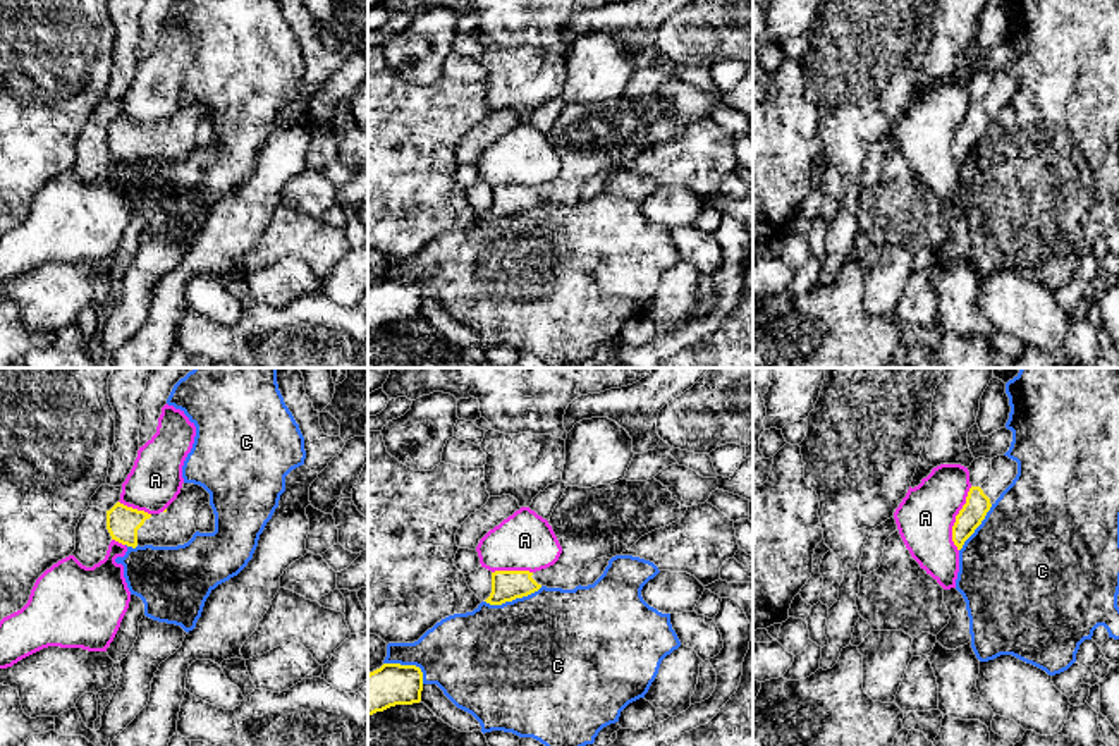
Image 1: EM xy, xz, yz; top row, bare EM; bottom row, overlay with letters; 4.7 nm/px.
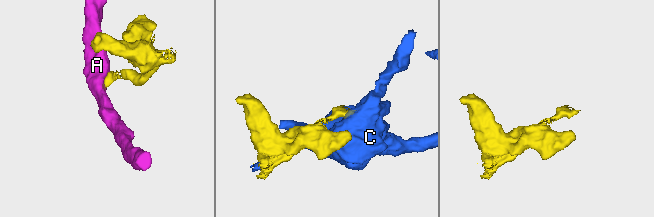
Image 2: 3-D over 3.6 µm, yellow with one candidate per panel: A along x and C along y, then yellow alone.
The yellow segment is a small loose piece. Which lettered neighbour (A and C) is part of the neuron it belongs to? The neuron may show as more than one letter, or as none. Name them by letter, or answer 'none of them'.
none of them

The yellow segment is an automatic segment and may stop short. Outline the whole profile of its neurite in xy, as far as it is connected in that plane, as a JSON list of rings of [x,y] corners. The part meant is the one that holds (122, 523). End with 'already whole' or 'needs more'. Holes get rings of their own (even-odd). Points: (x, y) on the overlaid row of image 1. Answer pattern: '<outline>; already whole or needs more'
[[[184,483],[177,498],[160,514],[117,502],[107,511],[107,529],[112,540],[132,548],[184,545],[196,533],[194,519],[205,504],[210,504],[210,493],[199,485]]]; needs more

